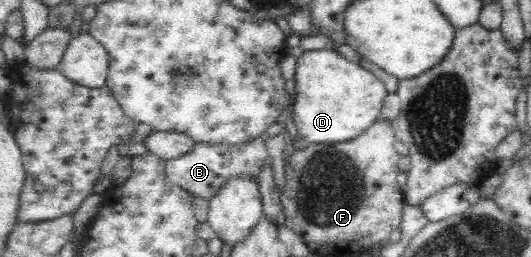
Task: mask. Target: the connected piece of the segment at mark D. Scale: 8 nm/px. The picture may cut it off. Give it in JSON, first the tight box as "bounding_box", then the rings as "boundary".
{"bounding_box":[292,50,389,144],"boundary":[[[310,50],[297,58],[297,98],[292,119],[298,136],[307,144],[340,144],[353,141],[380,117],[384,99],[389,93],[374,74],[358,63],[350,62],[337,51]]]}

